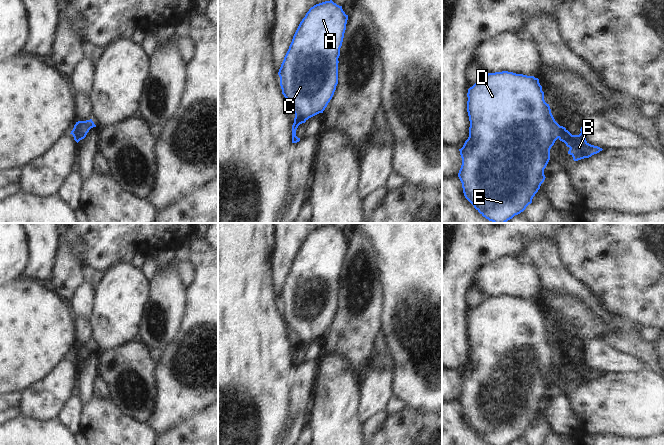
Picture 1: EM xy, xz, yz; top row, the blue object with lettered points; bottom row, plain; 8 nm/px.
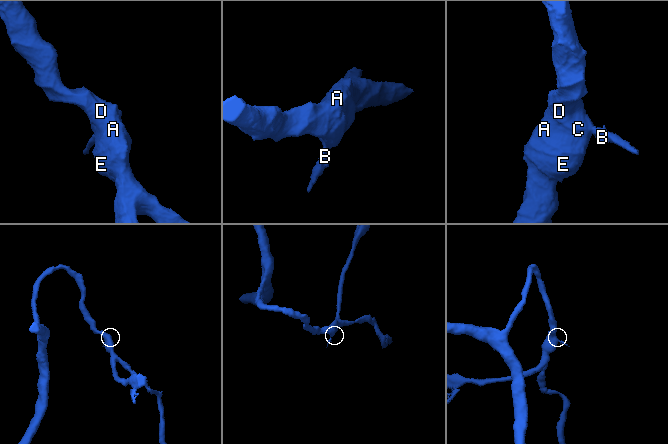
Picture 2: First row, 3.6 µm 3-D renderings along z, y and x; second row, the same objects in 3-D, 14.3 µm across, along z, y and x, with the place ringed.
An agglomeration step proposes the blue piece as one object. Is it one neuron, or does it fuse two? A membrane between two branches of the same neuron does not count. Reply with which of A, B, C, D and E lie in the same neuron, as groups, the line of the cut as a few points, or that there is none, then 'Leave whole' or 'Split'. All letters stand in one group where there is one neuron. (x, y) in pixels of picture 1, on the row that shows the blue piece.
Groups: A C D E / B. Split along yz (561, 126), (558, 137). Split

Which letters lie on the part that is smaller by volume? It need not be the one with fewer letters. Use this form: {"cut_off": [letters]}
{"cut_off": ["B"]}

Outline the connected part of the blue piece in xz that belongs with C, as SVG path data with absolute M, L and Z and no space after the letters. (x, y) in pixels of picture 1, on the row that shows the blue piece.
M332 0L314 5L300 22L279 69L282 94L295 116L305 120L323 113L338 84L338 58L348 15Z

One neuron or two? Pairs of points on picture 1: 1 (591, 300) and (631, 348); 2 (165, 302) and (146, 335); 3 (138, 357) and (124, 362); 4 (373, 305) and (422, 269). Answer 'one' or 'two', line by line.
1: one
2: one
3: one
4: two

